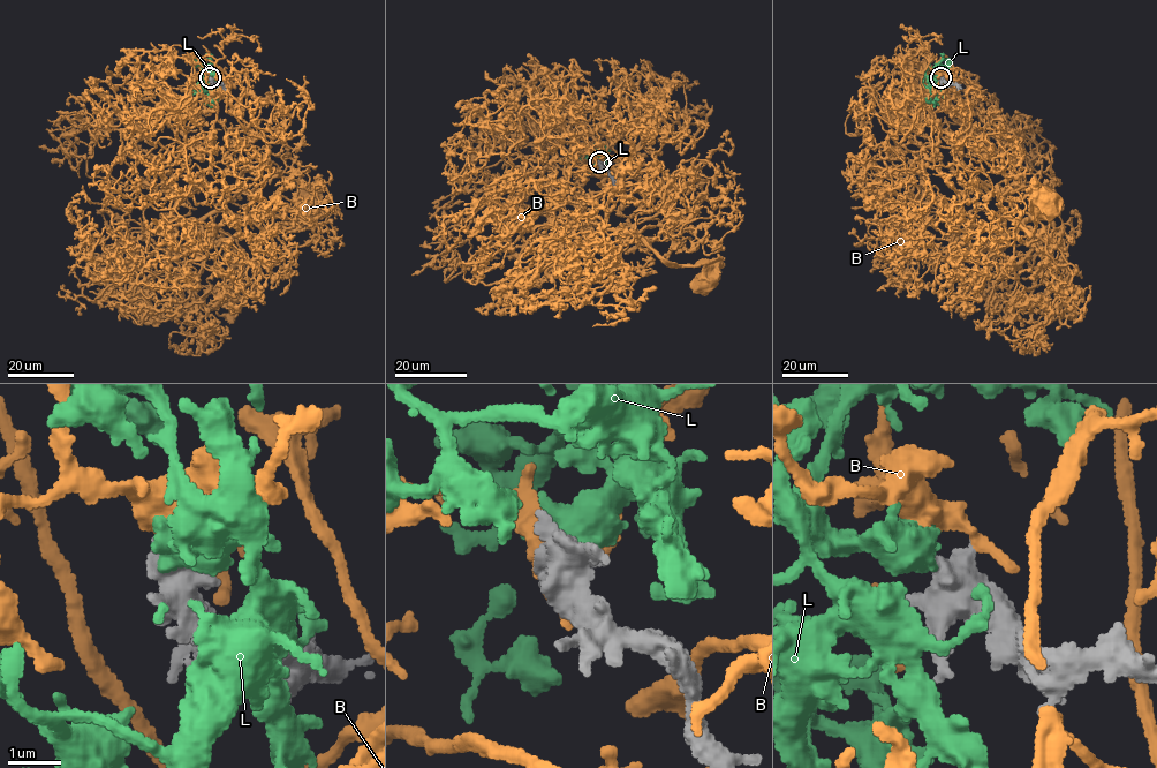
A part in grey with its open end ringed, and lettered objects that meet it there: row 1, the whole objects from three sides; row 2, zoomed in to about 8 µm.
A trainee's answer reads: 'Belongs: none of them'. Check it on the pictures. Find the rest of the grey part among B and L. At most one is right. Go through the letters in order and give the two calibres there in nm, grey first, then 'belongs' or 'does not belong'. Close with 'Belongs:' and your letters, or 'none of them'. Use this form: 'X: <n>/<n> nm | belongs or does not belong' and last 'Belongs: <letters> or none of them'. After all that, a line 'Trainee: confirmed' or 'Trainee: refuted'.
B: 420/320 nm | does not belong
L: 440/650 nm | does not belong
Belongs: none of them
Trainee: confirmed

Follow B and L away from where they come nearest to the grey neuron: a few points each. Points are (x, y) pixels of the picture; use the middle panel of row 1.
B: (599, 164), (542, 172), (568, 186), (557, 258), (620, 230), (706, 278)
L: (599, 162), (605, 155), (602, 150), (605, 145), (598, 141), (589, 150)

